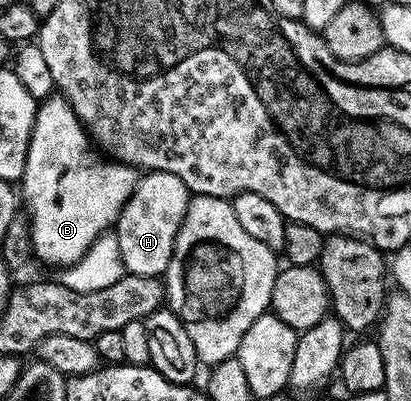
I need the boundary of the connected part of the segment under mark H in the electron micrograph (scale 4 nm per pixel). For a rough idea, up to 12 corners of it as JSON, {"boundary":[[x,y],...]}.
{"boundary":[[139,180],[116,222],[122,268],[161,278],[190,188]]}

